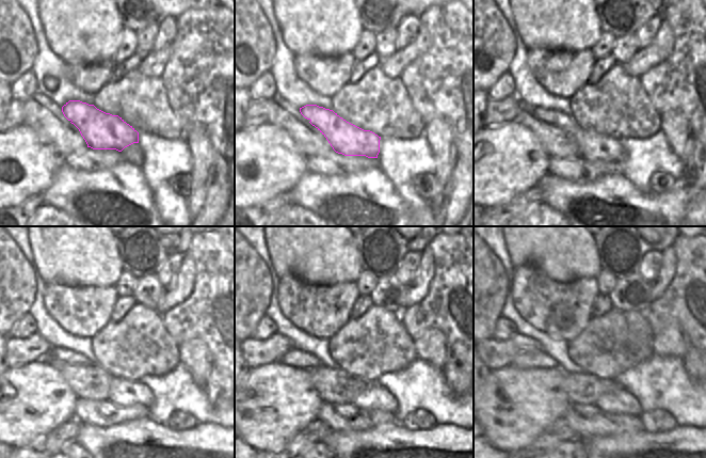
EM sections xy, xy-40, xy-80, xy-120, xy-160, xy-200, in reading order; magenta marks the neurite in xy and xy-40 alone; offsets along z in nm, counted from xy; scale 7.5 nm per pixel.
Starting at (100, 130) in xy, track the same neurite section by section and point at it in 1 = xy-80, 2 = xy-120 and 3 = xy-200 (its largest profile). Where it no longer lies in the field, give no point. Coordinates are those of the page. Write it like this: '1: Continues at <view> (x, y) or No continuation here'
1: Continues at xy-80 (592, 145)
2: Continues at xy-120 (123, 392)
3: Continues at xy-200 (621, 401).

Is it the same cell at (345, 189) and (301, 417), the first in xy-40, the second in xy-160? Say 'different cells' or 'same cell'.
different cells

